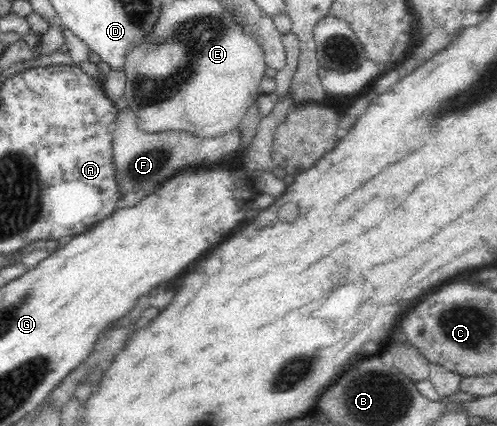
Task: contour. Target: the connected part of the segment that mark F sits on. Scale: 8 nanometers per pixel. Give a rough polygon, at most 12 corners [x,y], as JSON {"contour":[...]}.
{"contour":[[133,110],[113,133],[115,210],[184,168],[231,159],[240,137],[152,134]]}

